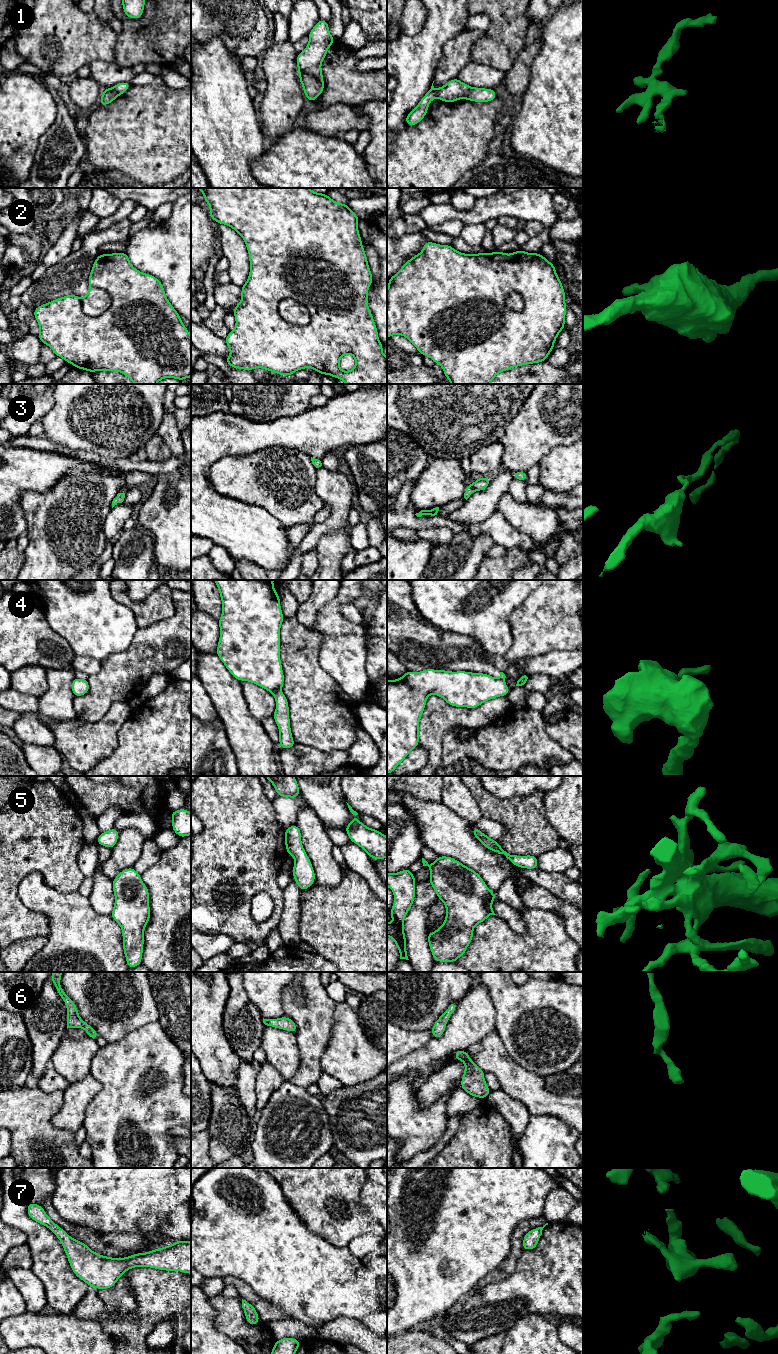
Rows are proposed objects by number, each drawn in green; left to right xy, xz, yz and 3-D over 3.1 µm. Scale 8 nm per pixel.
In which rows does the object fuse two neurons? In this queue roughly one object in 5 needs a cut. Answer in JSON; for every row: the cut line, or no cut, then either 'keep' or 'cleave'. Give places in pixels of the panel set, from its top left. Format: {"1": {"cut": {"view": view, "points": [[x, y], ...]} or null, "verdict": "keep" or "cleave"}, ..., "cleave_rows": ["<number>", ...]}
{"1": {"cut": {"view": "xz", "points": [[298, 70], [312, 75], [323, 84]]}, "verdict": "cleave"}, "2": {"cut": {"view": "xz", "points": [[279, 301], [291, 298], [301, 303], [308, 311], [309, 322]]}, "verdict": "cleave"}, "3": {"cut": null, "verdict": "keep"}, "4": {"cut": {"view": "xz", "points": [[277, 692], [273, 695]]}, "verdict": "cleave"}, "5": {"cut": null, "verdict": "keep"}, "6": {"cut": null, "verdict": "keep"}, "7": {"cut": null, "verdict": "keep"}, "cleave_rows": ["1", "2", "4"]}

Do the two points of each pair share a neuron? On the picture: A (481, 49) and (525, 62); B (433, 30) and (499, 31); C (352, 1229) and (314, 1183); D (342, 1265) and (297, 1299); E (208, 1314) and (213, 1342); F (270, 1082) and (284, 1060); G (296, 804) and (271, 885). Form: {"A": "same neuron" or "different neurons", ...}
{"A": "different neurons", "B": "different neurons", "C": "same neuron", "D": "same neuron", "E": "same neuron", "F": "different neurons", "G": "different neurons"}

